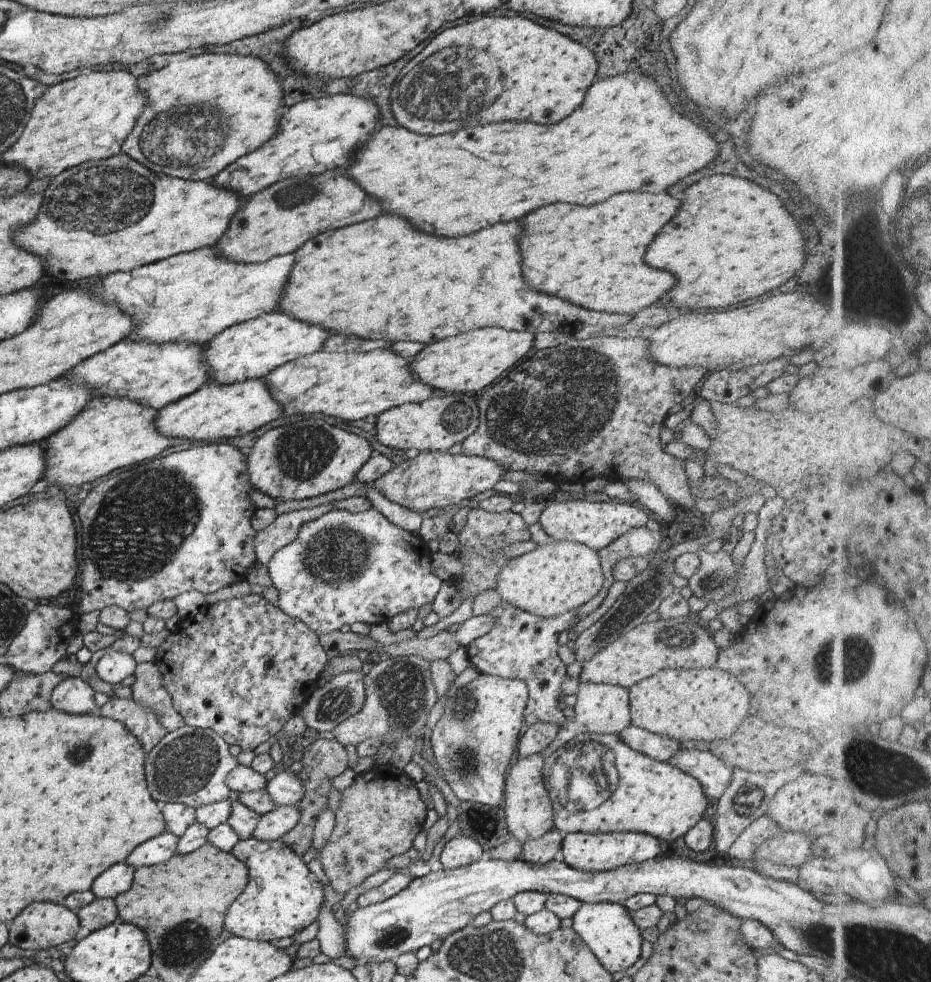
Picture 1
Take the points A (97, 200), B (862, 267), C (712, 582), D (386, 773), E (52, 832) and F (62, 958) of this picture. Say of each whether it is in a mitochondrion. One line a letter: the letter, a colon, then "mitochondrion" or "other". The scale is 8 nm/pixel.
A: mitochondrion
B: other
C: mitochondrion
D: other
E: other
F: other

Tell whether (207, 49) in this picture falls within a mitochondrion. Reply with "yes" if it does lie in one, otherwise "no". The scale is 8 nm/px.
no

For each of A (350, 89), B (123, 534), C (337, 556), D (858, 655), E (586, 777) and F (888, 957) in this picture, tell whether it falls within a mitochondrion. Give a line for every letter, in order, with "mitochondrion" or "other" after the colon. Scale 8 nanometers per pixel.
A: other
B: mitochondrion
C: mitochondrion
D: mitochondrion
E: mitochondrion
F: mitochondrion

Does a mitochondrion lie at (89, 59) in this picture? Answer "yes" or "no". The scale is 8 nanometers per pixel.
no

